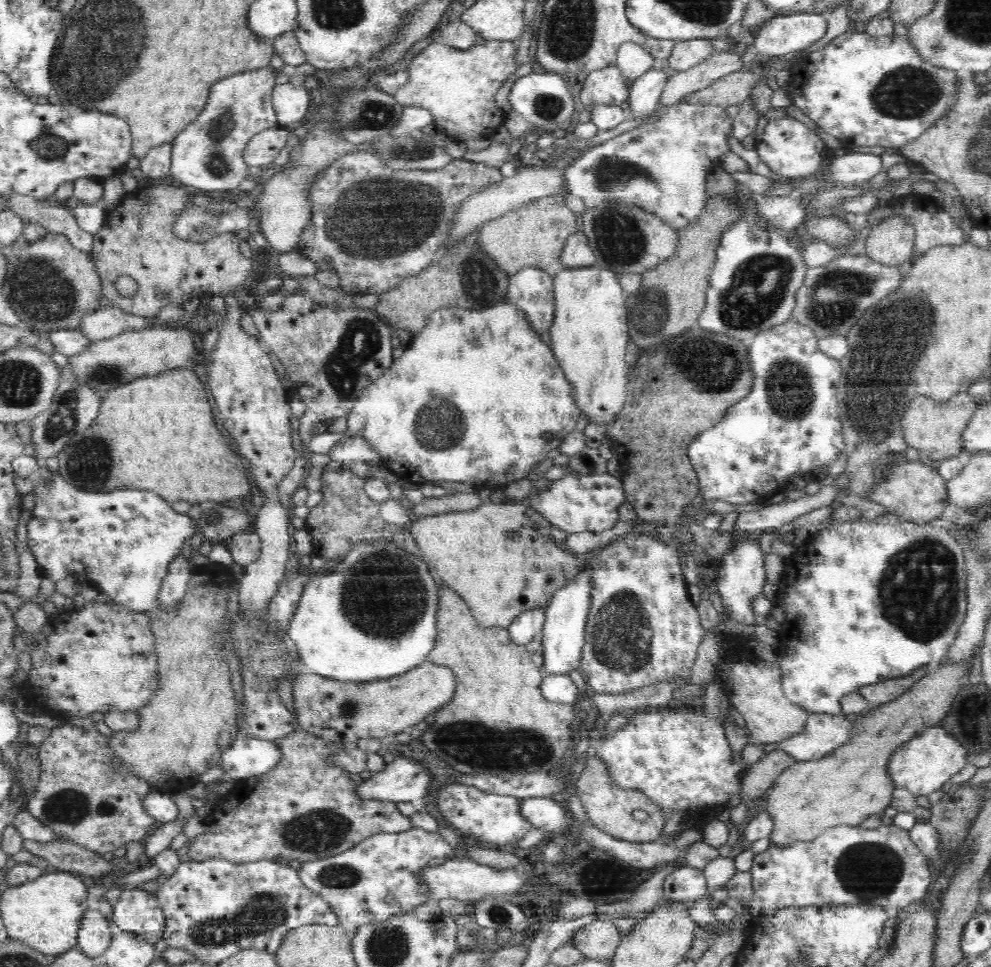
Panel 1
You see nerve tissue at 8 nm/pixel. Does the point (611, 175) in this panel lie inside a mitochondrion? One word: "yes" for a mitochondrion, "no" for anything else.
yes

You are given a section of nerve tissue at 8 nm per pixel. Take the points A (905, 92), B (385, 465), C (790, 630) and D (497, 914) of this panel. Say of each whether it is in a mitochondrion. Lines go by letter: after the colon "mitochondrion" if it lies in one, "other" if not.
A: mitochondrion
B: other
C: other
D: mitochondrion

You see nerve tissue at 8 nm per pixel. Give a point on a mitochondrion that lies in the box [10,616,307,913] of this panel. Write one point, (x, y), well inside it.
(70, 805)

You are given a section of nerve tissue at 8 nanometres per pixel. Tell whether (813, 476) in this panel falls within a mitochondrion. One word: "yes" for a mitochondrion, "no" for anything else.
no

